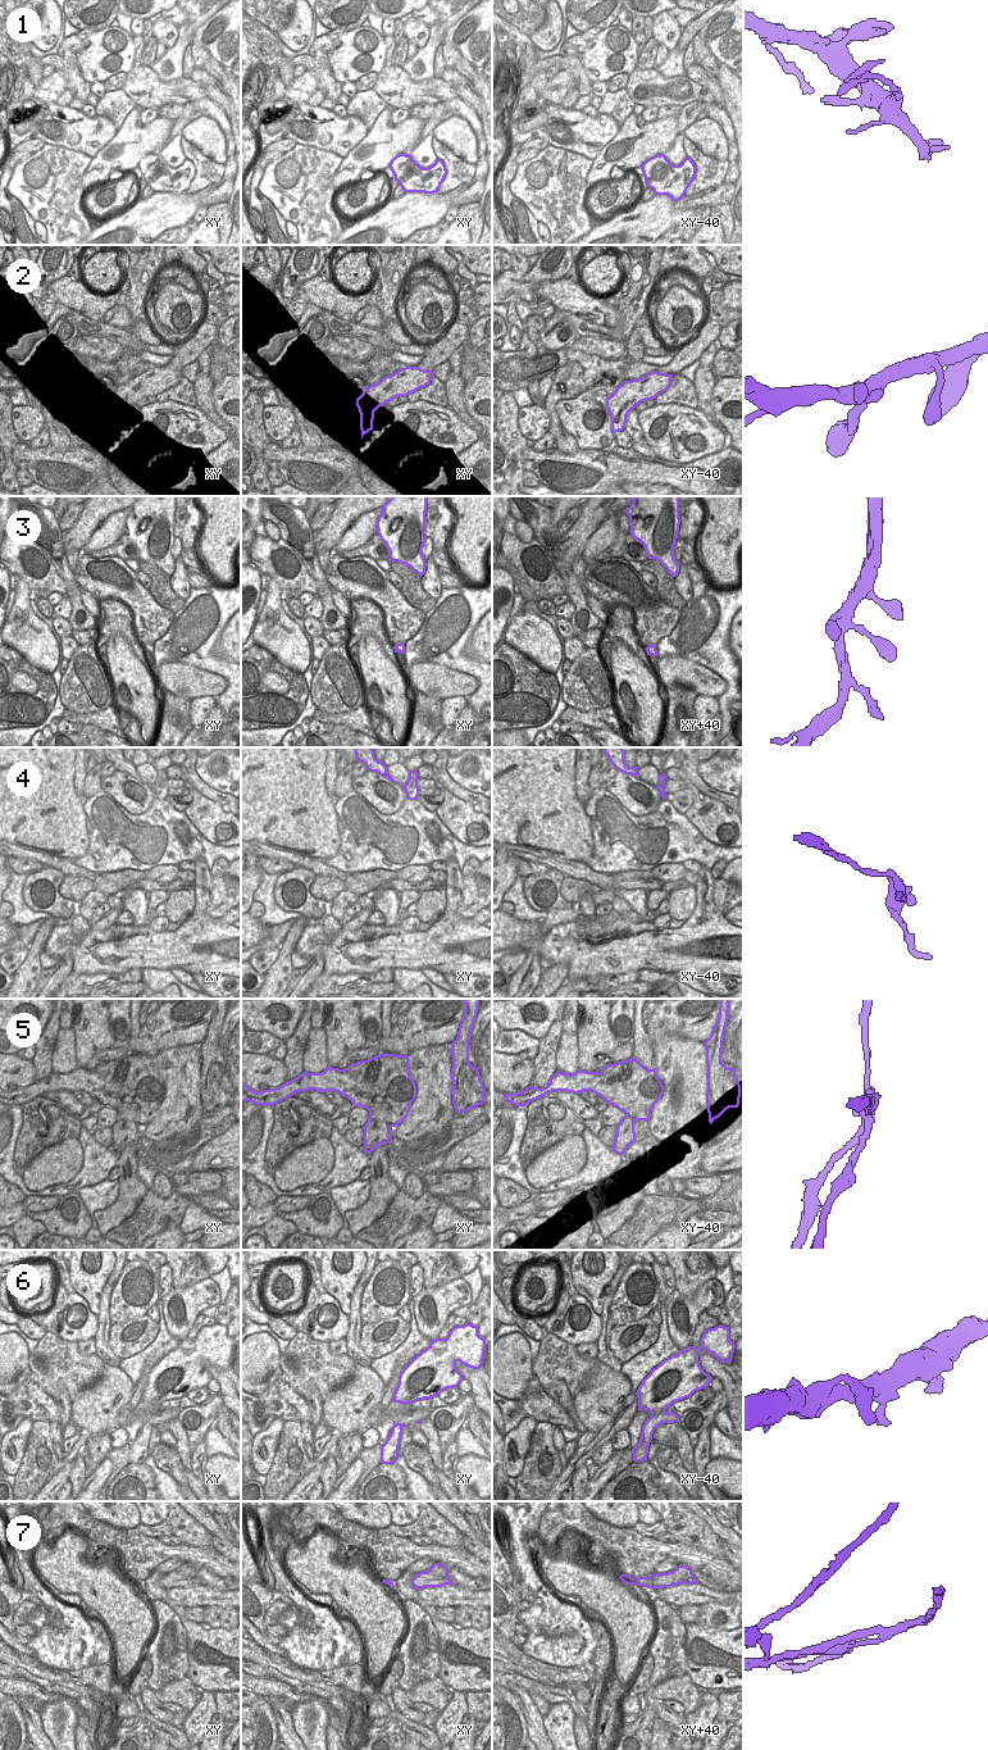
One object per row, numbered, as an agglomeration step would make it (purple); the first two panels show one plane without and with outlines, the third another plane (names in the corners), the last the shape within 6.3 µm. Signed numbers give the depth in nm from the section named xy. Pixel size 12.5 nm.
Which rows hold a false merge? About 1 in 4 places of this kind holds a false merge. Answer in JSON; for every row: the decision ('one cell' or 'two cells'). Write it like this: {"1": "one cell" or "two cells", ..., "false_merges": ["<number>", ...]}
{"1": "one cell", "2": "one cell", "3": "one cell", "4": "two cells", "5": "two cells", "6": "one cell", "7": "two cells", "false_merges": ["4", "5", "7"]}

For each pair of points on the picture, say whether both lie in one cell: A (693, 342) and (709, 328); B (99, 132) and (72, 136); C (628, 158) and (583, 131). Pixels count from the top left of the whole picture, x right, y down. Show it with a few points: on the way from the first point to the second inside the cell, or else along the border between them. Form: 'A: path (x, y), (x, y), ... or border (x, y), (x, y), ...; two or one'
A: path (697, 340), (705, 332); one
B: path (92, 133), (78, 133); one
C: border (620, 127), (593, 160); two

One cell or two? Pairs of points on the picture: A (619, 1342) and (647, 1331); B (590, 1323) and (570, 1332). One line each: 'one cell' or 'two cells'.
A: one cell
B: one cell

